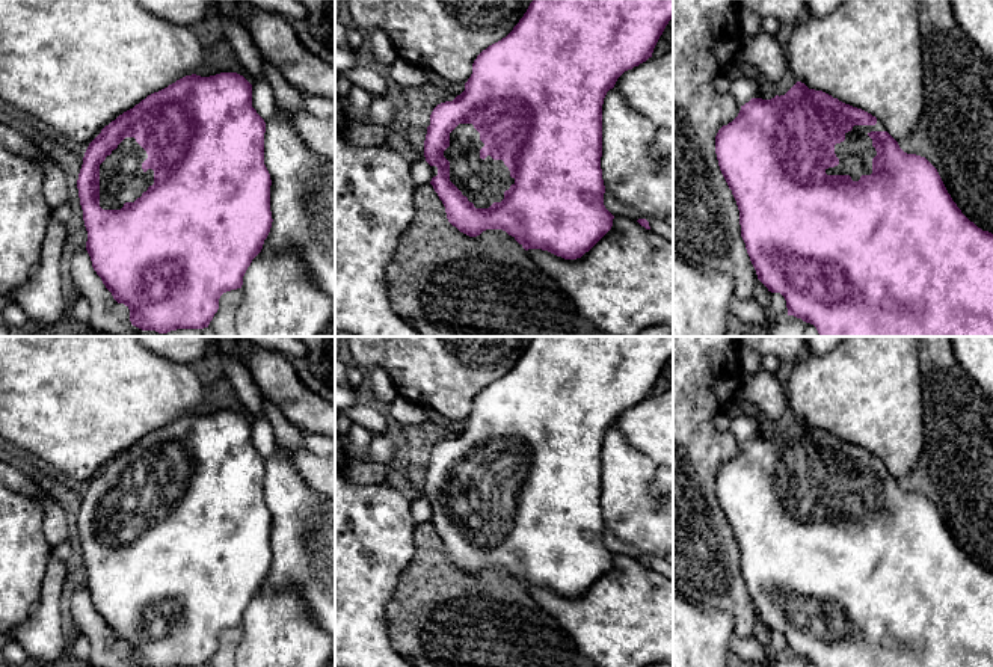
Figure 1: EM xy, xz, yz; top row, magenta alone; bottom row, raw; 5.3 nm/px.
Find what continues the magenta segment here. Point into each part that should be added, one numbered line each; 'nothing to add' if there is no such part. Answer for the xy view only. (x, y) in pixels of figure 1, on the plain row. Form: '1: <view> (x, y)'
1: xy (122, 518)

